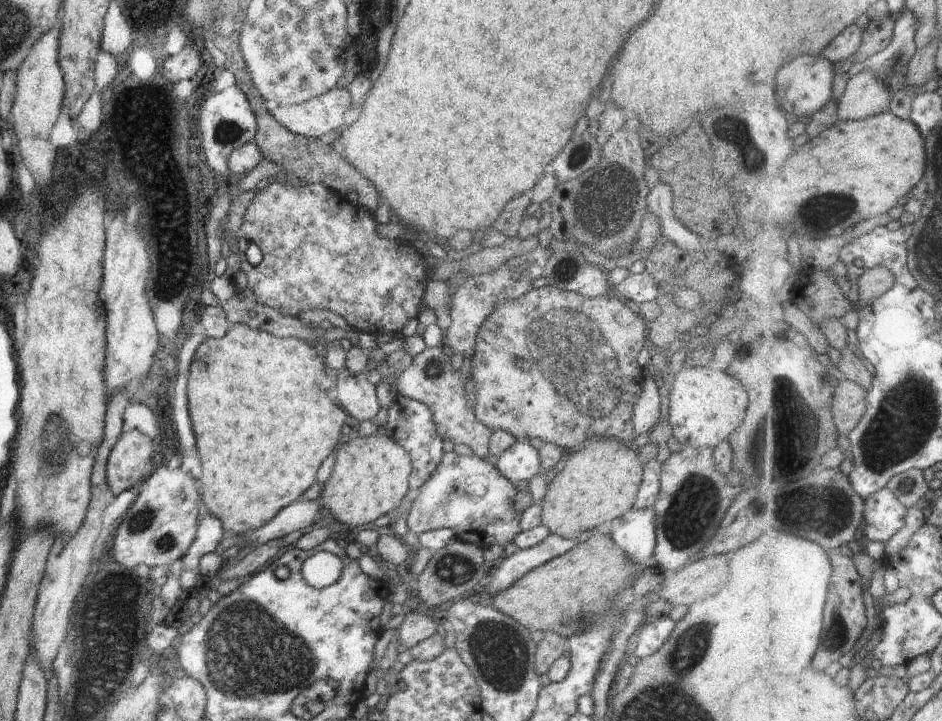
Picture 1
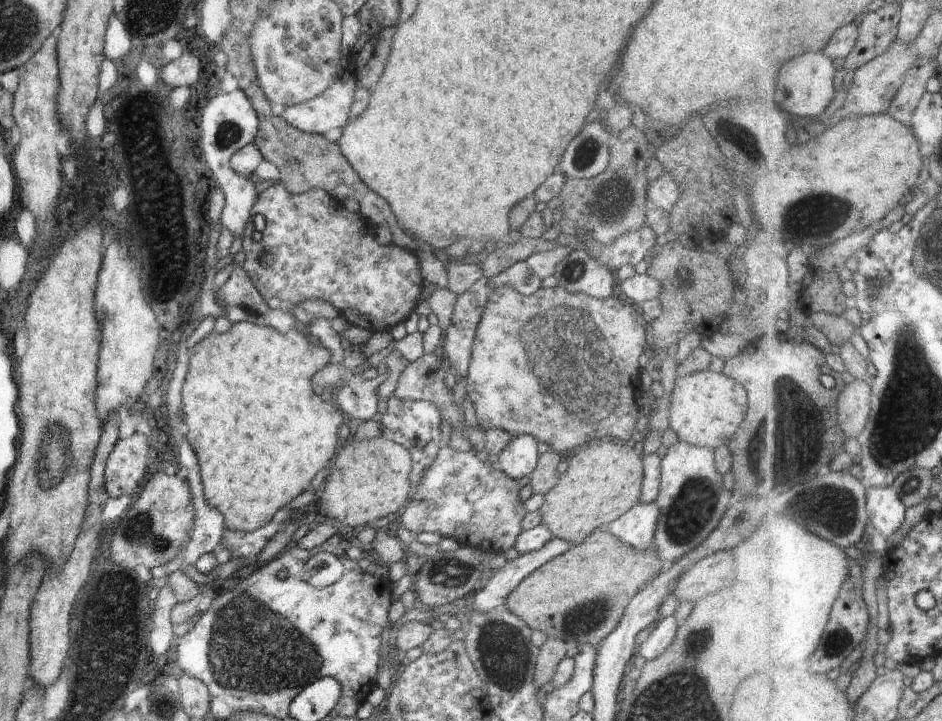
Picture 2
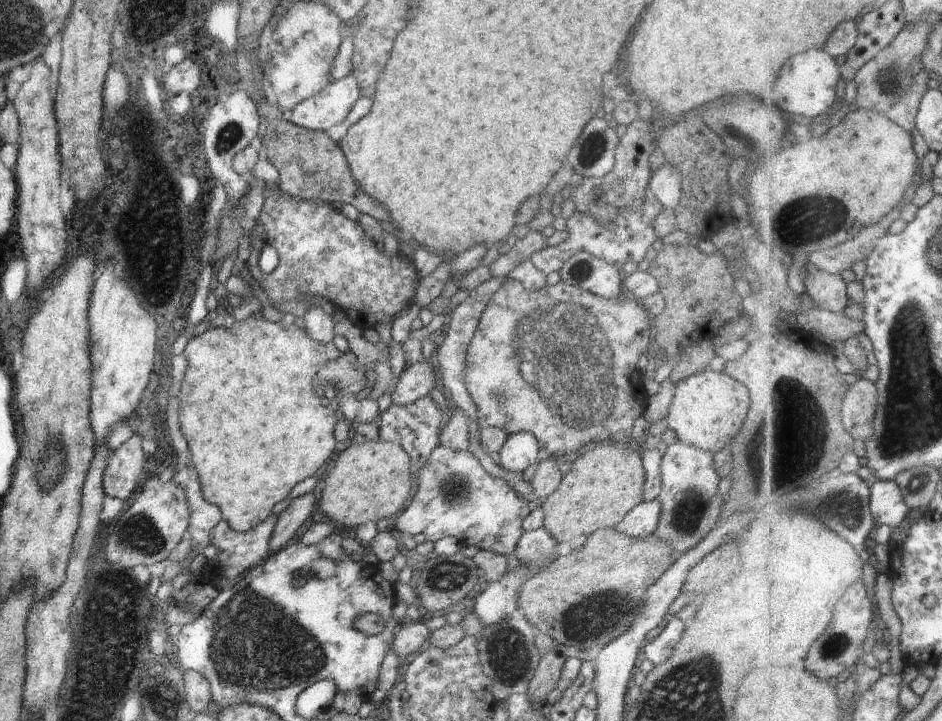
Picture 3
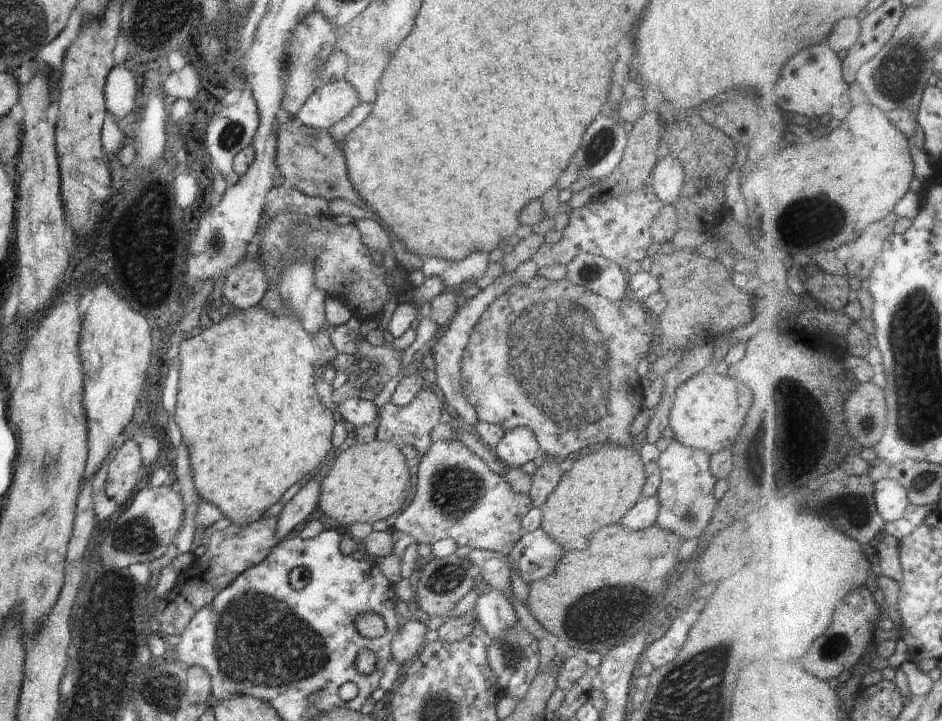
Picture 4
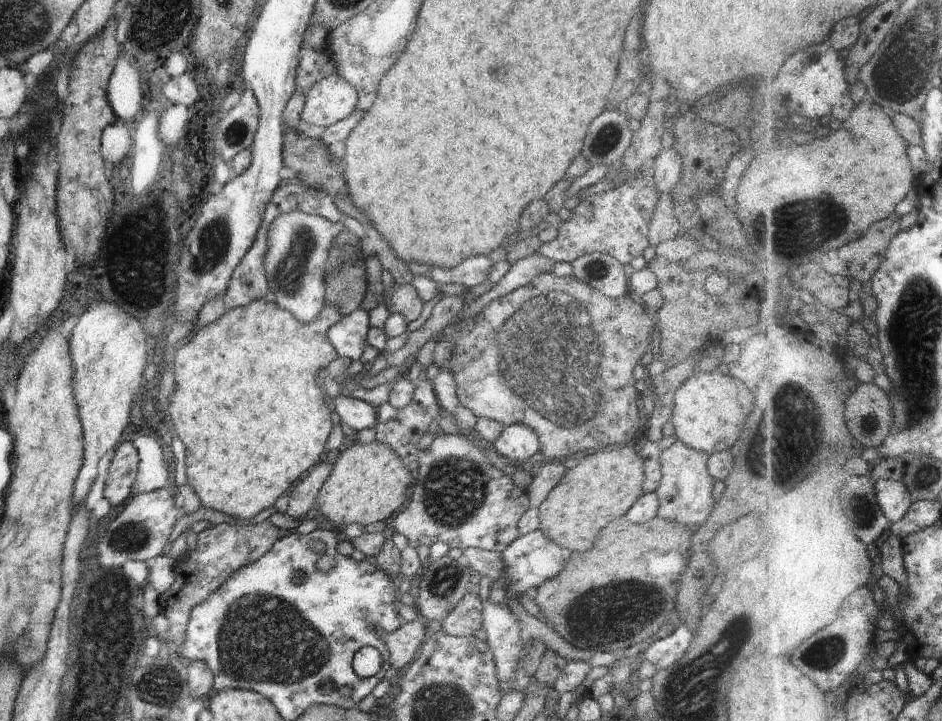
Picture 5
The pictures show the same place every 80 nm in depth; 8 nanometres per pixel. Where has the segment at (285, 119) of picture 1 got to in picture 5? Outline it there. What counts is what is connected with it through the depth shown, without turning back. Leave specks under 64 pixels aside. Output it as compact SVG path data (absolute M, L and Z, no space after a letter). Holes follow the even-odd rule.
M338 73L316 81L304 92L305 103L300 118L306 124L329 127L354 112L357 90Z

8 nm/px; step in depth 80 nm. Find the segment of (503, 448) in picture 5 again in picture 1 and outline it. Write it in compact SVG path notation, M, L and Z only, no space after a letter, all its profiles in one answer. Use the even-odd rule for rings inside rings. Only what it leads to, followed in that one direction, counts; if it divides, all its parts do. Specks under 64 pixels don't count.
M518 440L498 458L495 466L502 476L516 485L522 480L530 480L541 469L538 450L528 440Z

